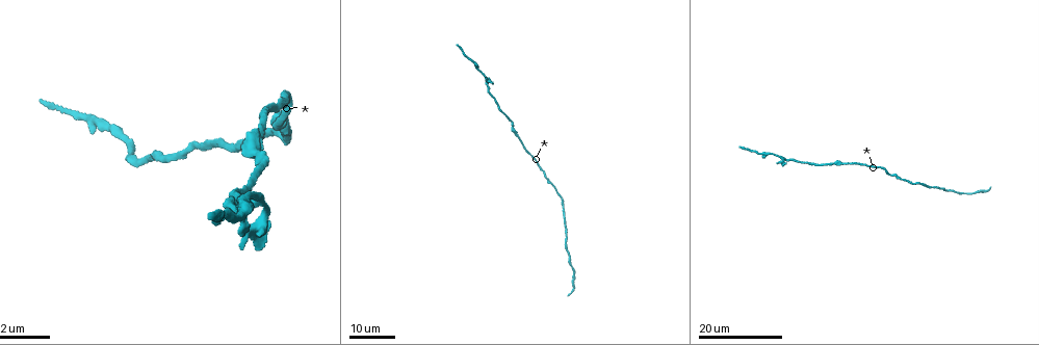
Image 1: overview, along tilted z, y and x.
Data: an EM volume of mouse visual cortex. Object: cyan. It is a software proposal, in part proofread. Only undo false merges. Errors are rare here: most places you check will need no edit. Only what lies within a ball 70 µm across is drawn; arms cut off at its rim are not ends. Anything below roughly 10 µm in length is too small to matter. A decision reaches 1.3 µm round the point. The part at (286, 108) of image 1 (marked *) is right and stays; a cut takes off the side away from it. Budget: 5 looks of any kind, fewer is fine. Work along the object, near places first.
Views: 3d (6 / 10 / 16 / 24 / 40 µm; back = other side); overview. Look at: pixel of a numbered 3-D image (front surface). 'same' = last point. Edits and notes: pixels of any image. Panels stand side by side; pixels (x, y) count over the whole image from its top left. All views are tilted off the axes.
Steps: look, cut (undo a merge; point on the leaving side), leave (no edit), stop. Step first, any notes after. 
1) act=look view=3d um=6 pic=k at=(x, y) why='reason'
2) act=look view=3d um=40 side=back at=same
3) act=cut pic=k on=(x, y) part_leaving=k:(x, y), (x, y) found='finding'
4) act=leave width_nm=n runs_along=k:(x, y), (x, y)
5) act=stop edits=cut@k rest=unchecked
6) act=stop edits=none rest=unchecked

act=look view=3d um=24 pic=1 at=(519, 135) why='calibre changes'

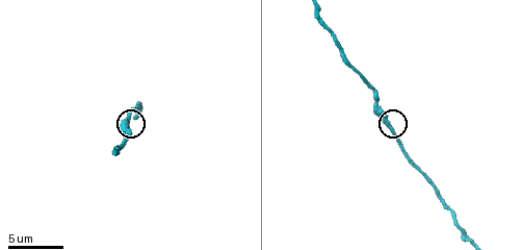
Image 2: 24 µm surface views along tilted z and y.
act=look view=3d um=6 pic=2 at=(386, 121)

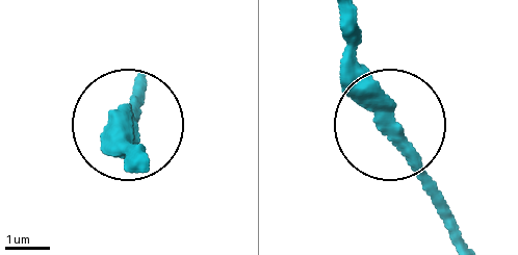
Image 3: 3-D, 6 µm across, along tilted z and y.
act=leave width_nm=300 found='one cell here'

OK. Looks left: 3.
act=look view=3d um=16 pic=1 at=(779, 157)

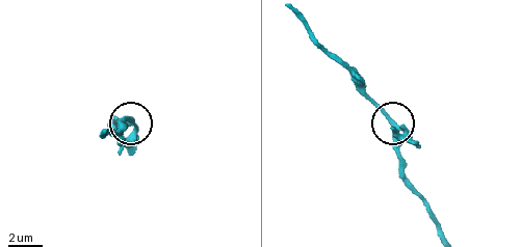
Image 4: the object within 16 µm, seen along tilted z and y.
act=look view=3d um=10 pic=4 at=(391, 121) why='closer look'

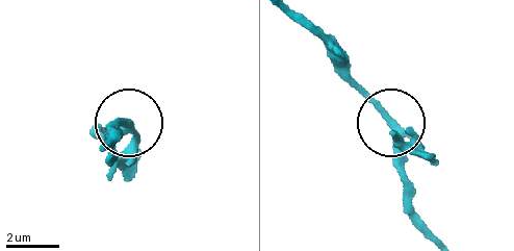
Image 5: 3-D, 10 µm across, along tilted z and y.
act=leave found='continuous, no second cell'

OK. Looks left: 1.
act=stop edits=none rest=unchecked

